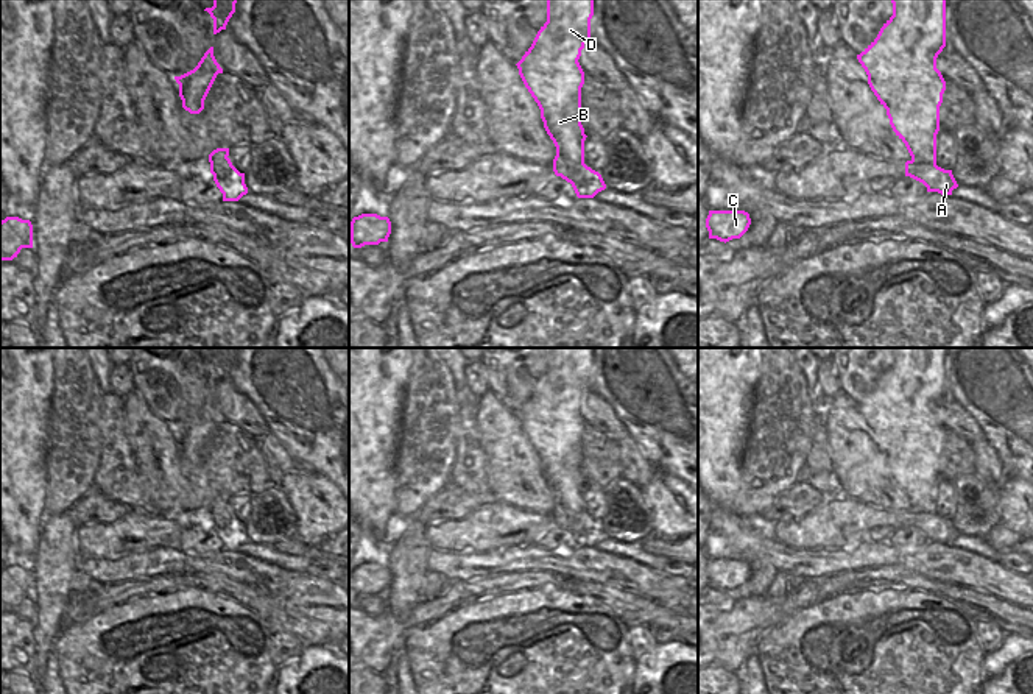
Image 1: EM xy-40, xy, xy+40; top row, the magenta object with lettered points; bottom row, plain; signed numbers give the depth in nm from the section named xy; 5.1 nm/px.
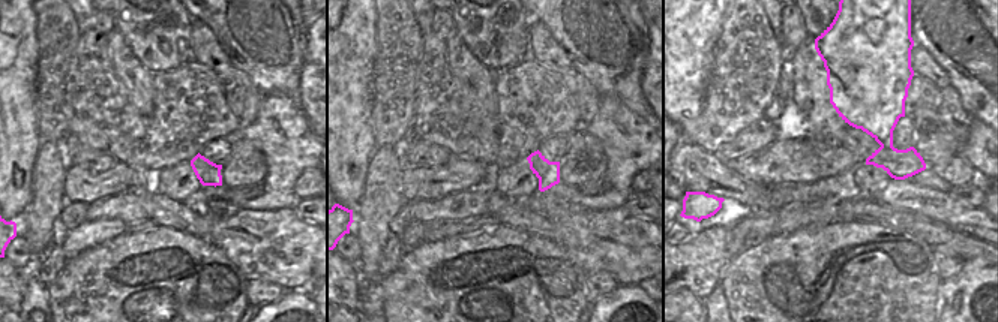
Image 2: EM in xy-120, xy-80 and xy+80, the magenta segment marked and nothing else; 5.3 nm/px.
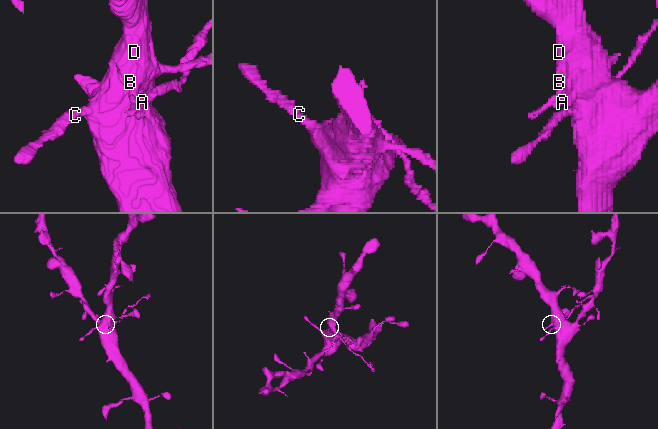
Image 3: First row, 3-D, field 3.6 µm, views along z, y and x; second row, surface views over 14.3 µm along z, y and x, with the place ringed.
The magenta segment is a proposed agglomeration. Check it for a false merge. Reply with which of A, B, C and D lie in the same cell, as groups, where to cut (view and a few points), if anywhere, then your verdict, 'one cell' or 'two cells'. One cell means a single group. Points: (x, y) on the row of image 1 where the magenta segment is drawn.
groups A / B C D; cut xy (557, 153), (583, 164); two cells

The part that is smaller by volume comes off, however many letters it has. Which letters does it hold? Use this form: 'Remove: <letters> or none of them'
Remove: A.

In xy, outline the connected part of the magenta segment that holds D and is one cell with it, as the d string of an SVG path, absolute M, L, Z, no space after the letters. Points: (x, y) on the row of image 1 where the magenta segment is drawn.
M547 0L547 22L531 47L516 64L519 75L541 109L544 128L556 147L556 154L584 164L584 128L581 125L581 87L584 72L578 62L586 42L591 42L594 0Z

